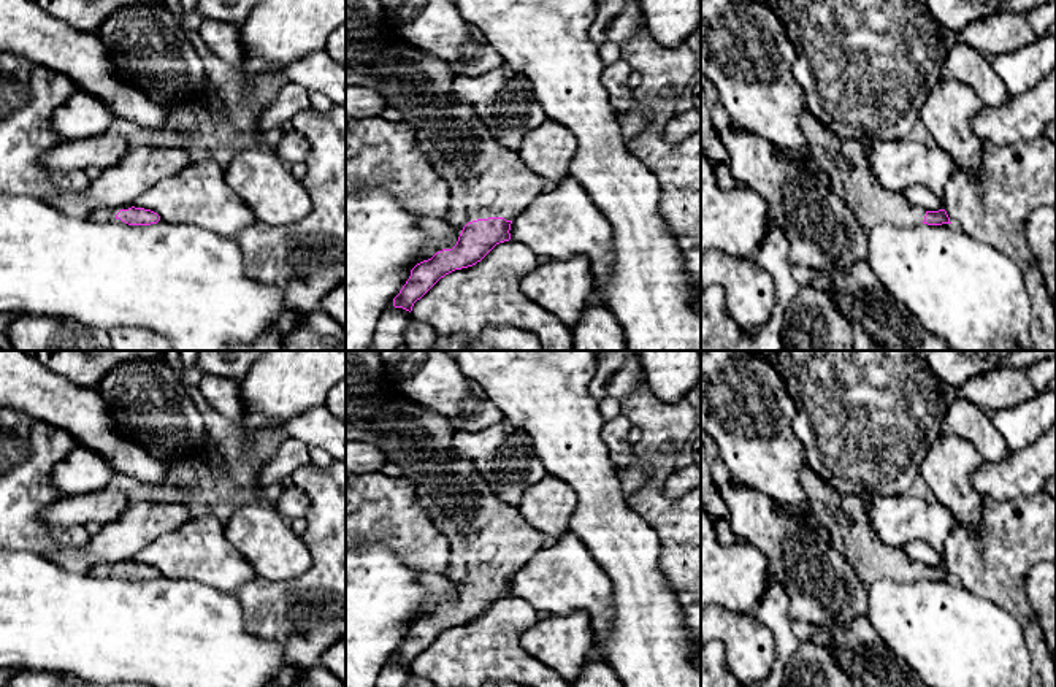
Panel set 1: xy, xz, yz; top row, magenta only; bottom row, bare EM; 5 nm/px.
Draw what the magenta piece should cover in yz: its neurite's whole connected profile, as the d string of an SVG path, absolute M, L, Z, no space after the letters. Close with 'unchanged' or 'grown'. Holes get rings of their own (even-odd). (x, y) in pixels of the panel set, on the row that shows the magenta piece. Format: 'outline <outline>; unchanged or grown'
outline M810 111L799 116L799 129L805 138L804 146L780 149L780 155L785 160L796 160L823 181L850 208L866 232L880 224L951 224L945 209L924 211L910 205L904 192L883 187L867 162L869 140L864 136L837 133Z; grown

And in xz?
outline M346 0L346 87L376 90L388 108L403 113L403 122L415 130L419 149L449 186L447 219L465 225L452 249L442 249L411 270L409 279L393 298L395 308L409 313L441 278L476 265L496 244L509 241L512 219L549 186L515 151L490 133L468 103L452 97L453 78L444 60L412 48L396 35L381 0Z; grown

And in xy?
outline M128 208L128 209L121 209L119 213L114 211L98 211L92 216L94 219L100 221L114 221L121 219L122 222L128 225L151 225L157 224L160 221L160 216L151 209L144 208Z; grown

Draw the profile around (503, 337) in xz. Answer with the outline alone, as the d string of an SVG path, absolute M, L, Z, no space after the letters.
M512 325L485 327L477 340L438 336L431 351L542 351L539 340Z

